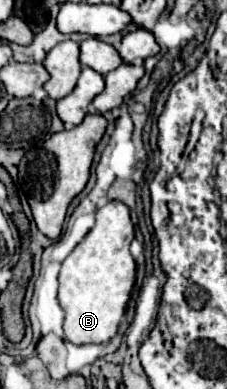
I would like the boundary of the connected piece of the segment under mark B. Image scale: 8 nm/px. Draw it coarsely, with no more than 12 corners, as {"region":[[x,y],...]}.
{"region":[[122,201],[66,257],[66,341],[116,335],[136,281]]}

